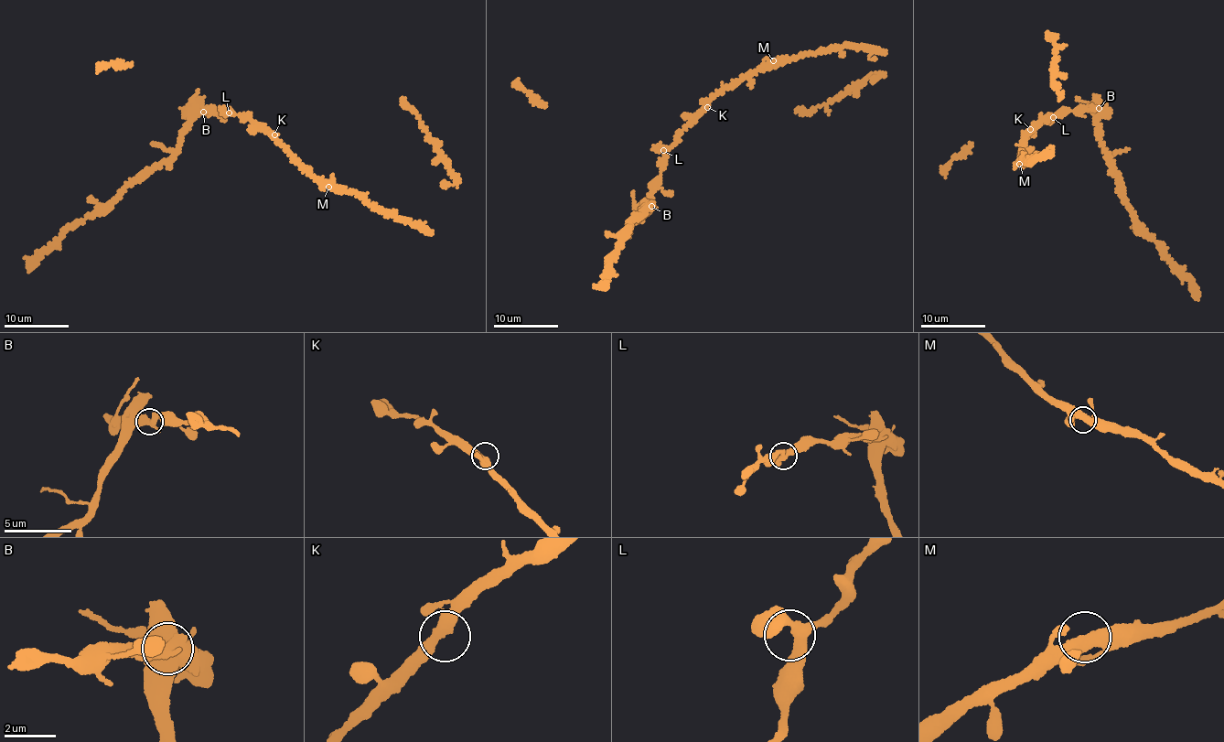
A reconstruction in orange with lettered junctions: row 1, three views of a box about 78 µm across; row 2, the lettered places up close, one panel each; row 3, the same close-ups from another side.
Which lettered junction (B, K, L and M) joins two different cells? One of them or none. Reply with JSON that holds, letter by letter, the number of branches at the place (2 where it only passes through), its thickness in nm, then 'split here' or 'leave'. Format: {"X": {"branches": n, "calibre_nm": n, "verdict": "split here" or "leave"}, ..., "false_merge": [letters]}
{"B": {"branches": 2, "calibre_nm": 480, "verdict": "split here"}, "K": {"branches": 2, "calibre_nm": 420, "verdict": "leave"}, "L": {"branches": 3, "calibre_nm": 360, "verdict": "leave"}, "M": {"branches": 2, "calibre_nm": 500, "verdict": "leave"}, "false_merge": ["B"]}

